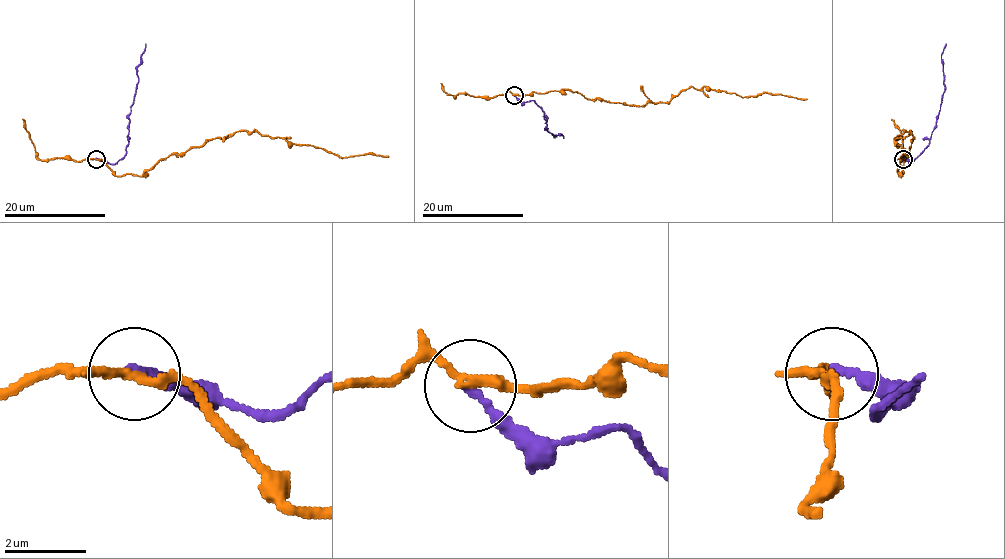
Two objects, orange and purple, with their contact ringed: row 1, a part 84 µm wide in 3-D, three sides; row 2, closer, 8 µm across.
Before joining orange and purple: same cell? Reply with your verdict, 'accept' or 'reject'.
reject

